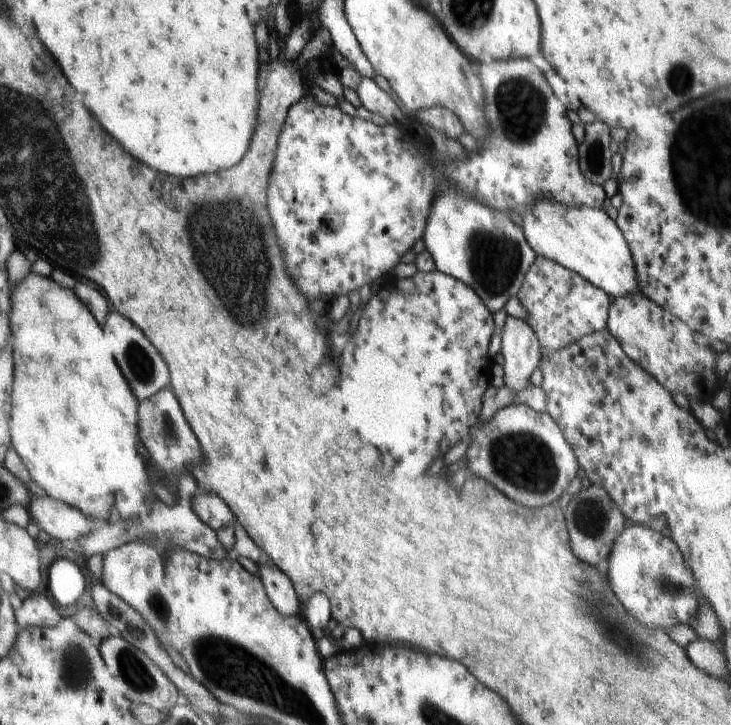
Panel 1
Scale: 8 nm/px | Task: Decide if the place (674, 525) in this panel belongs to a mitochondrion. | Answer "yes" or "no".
no

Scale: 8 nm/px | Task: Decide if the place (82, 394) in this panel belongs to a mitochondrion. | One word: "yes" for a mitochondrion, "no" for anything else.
no

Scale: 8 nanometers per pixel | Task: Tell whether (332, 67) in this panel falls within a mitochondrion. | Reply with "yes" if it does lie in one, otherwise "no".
no

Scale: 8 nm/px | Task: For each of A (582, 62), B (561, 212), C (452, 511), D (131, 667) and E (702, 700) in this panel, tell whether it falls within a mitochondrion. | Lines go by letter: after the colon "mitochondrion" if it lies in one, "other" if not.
A: other
B: other
C: other
D: mitochondrion
E: other

